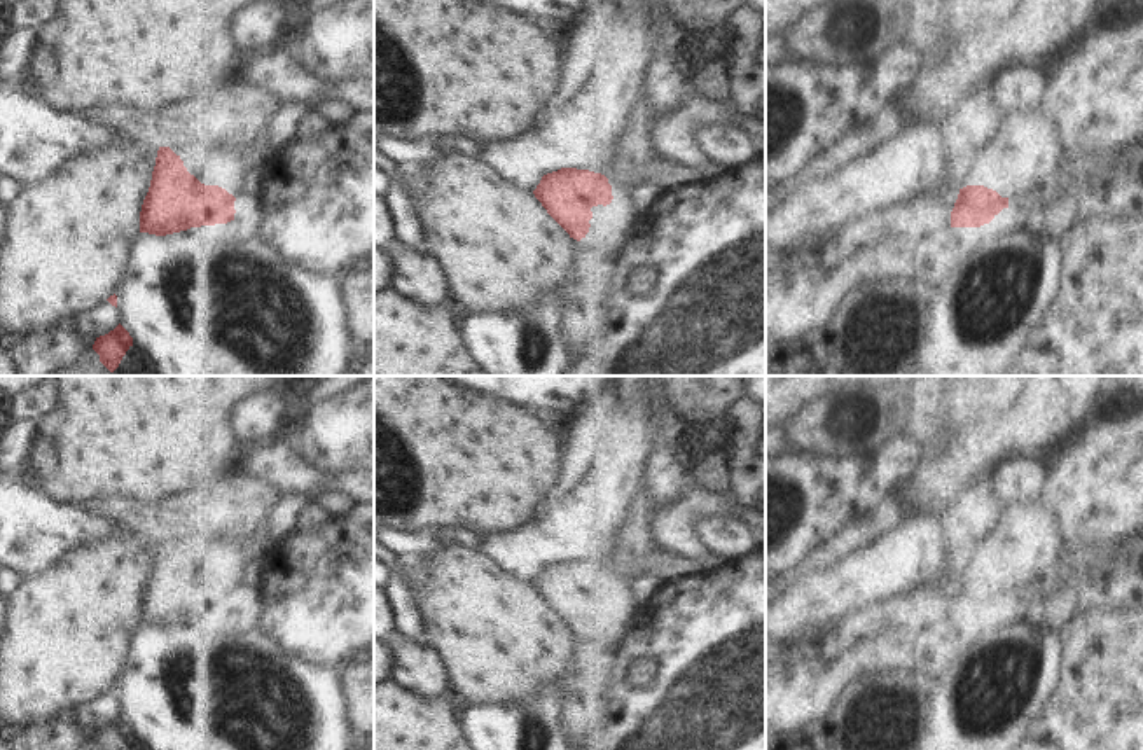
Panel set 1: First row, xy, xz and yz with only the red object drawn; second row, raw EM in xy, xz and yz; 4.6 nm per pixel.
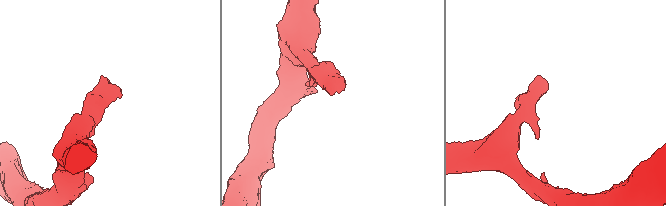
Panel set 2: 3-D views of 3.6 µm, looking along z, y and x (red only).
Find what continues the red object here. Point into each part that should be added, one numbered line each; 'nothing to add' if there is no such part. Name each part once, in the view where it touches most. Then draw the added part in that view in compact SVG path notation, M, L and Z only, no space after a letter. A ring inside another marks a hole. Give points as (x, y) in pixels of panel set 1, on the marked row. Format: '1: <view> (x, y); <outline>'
1: xy (229, 156); M241 80L206 94L206 103L222 124L203 128L199 138L182 135L168 147L201 184L238 196L253 185L271 154L259 136L283 103L266 87Z

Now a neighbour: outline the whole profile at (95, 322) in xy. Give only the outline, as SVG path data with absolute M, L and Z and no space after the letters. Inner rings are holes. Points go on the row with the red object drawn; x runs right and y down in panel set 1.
M108 301L73 316L73 332L82 339L96 339L119 325L119 309Z

